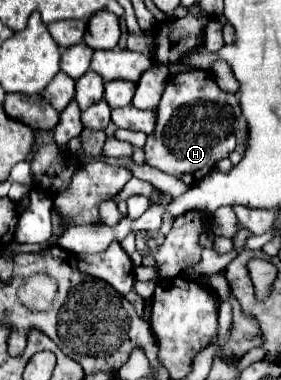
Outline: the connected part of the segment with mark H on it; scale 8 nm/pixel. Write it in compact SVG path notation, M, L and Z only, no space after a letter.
M190 70L184 74L176 74L168 80L162 100L156 108L156 128L144 144L146 164L176 178L182 176L192 176L192 180L204 178L206 174L212 172L218 160L228 158L228 154L236 148L236 126L240 126L240 104L234 94L222 92L222 88L214 84L214 76L210 76L210 72Z

